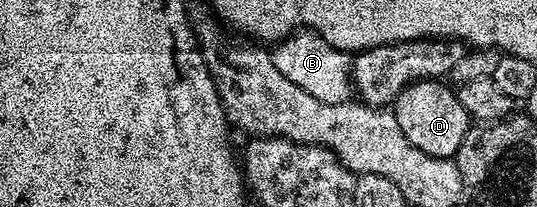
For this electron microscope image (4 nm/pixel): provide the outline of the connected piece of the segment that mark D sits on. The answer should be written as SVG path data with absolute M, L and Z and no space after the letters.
M419 79L411 83L398 93L390 110L396 116L402 133L406 133L406 141L410 141L414 149L430 153L430 157L451 159L456 156L470 126L470 116L466 109L462 109L462 101L458 101L456 91L439 79Z

